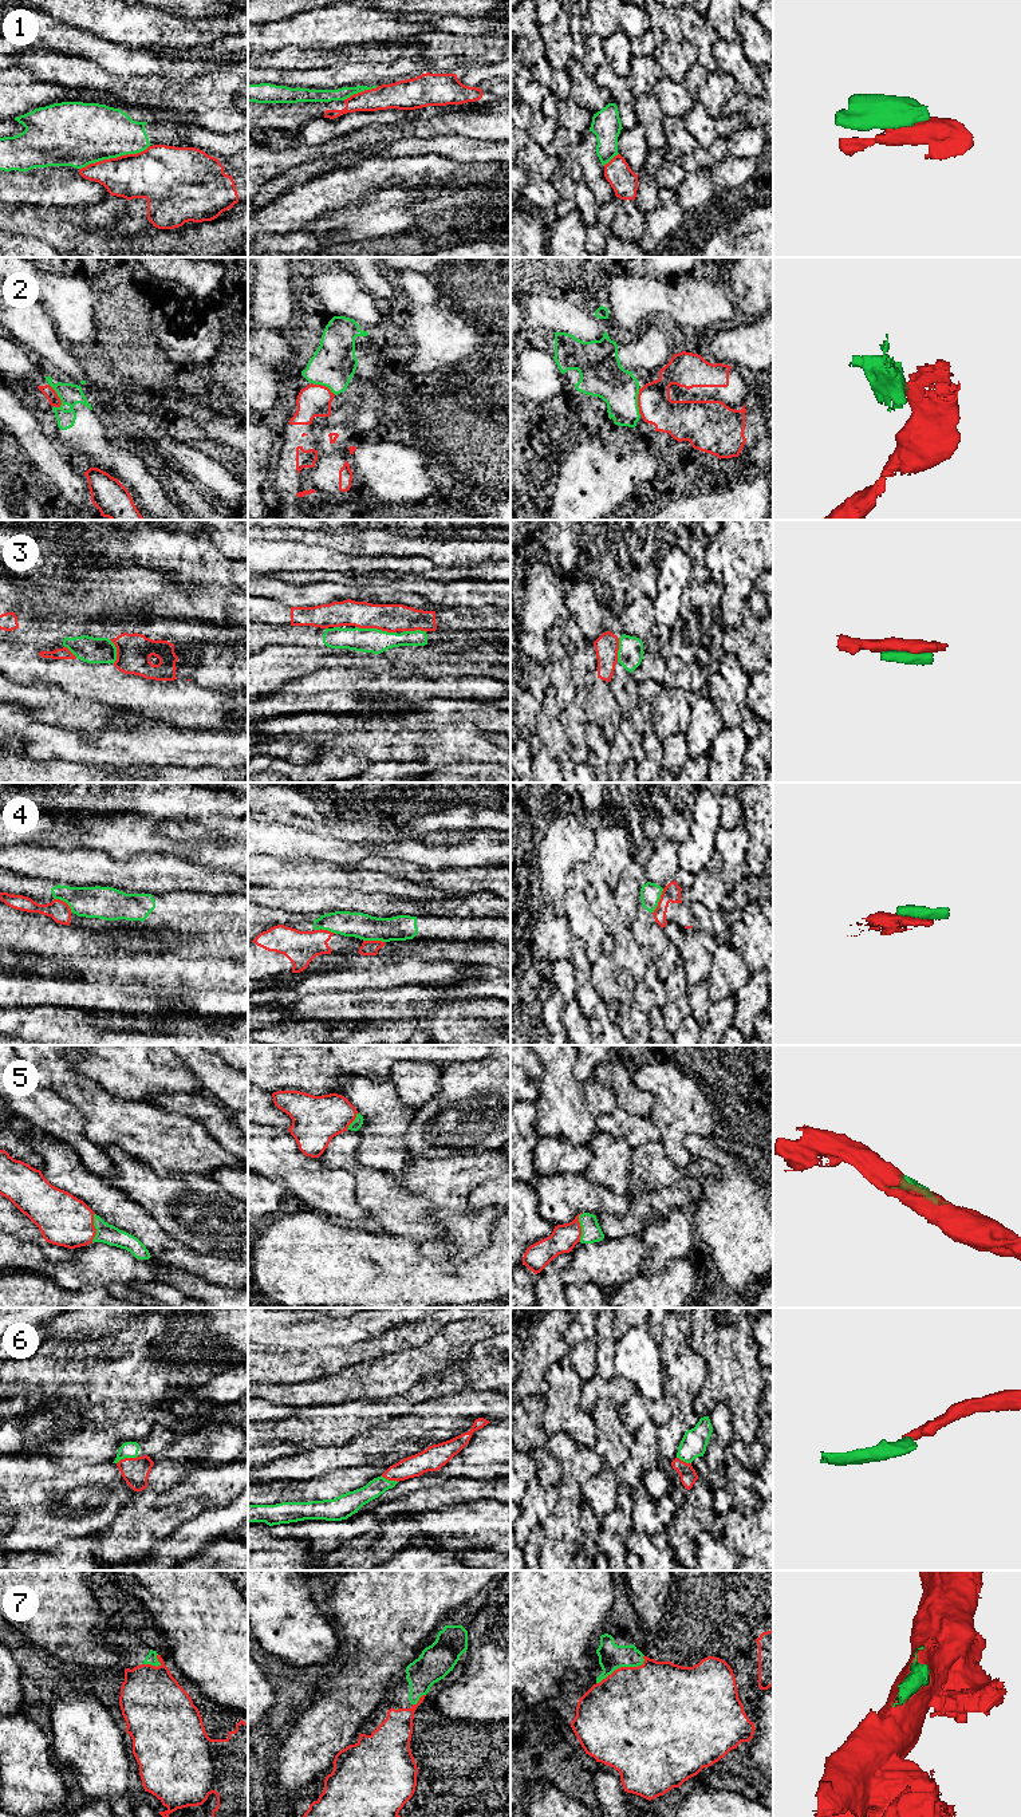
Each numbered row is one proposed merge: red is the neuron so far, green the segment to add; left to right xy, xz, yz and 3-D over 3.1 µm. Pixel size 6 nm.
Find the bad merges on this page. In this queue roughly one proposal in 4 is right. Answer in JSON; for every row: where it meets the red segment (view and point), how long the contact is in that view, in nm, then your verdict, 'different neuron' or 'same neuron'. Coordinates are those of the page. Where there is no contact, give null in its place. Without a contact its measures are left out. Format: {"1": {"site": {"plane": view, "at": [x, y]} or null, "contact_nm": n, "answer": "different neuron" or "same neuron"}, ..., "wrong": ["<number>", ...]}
{"1": {"site": {"plane": "xy", "at": [114, 158]}, "contact_nm": 440, "answer": "different neuron"}, "2": {"site": {"plane": "xy", "at": [56, 395]}, "contact_nm": 170, "answer": "different neuron"}, "3": {"site": {"plane": "xz", "at": [375, 627]}, "contact_nm": 260, "answer": "different neuron"}, "4": {"site": {"plane": "yz", "at": [659, 901]}, "contact_nm": 170, "answer": "different neuron"}, "5": {"site": {"plane": "yz", "at": [580, 1226]}, "contact_nm": 180, "answer": "same neuron"}, "6": {"site": {"plane": "xy", "at": [126, 1458]}, "contact_nm": 140, "answer": "same neuron"}, "7": {"site": {"plane": "yz", "at": [623, 1667]}, "contact_nm": 340, "answer": "same neuron"}, "wrong": ["1", "2", "3", "4"]}

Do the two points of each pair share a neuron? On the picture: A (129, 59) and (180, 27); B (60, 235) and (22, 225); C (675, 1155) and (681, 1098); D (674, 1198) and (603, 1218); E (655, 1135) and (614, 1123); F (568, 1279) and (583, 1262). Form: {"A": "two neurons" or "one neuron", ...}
{"A": "two neurons", "B": "one neuron", "C": "one neuron", "D": "one neuron", "E": "one neuron", "F": "one neuron"}

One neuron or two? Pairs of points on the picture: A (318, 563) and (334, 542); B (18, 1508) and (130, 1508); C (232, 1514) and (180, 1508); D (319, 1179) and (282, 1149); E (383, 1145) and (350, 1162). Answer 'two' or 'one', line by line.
A: two
B: two
C: two
D: one
E: two

